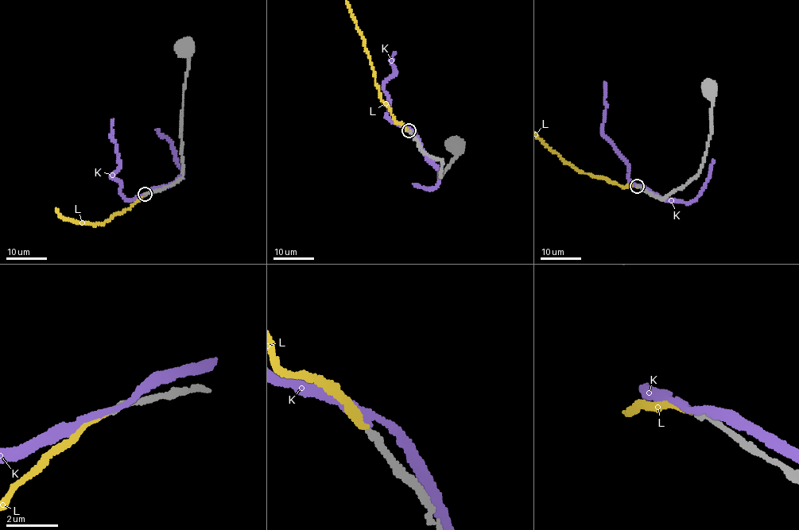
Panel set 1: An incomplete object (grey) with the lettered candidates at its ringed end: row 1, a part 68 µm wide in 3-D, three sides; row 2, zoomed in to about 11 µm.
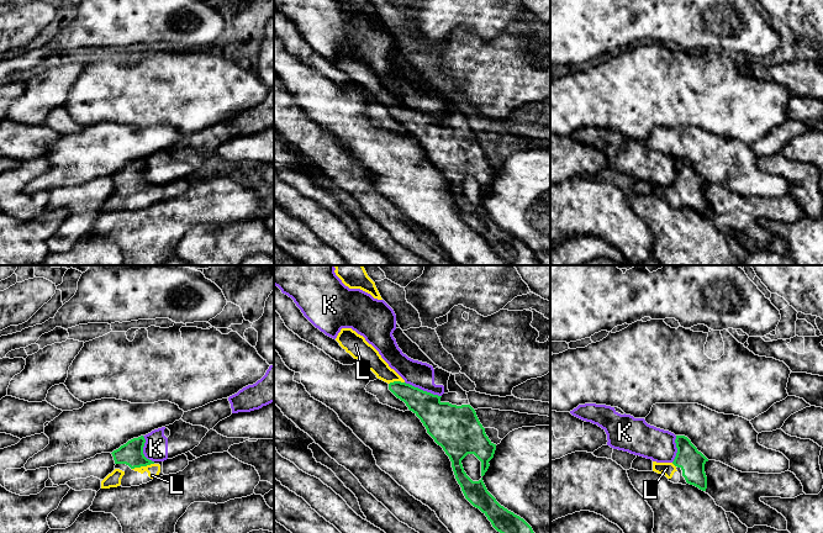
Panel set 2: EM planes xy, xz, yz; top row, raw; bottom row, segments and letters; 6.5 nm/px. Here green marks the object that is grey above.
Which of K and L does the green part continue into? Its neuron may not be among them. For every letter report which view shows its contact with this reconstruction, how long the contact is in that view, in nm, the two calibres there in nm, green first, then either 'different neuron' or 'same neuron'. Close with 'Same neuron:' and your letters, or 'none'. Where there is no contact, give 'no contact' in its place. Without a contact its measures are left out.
K: xz | 260 nm | 260/170 nm | different neuron
L: xy | 150 nm | 150/90 nm | same neuron
Same neuron: L

